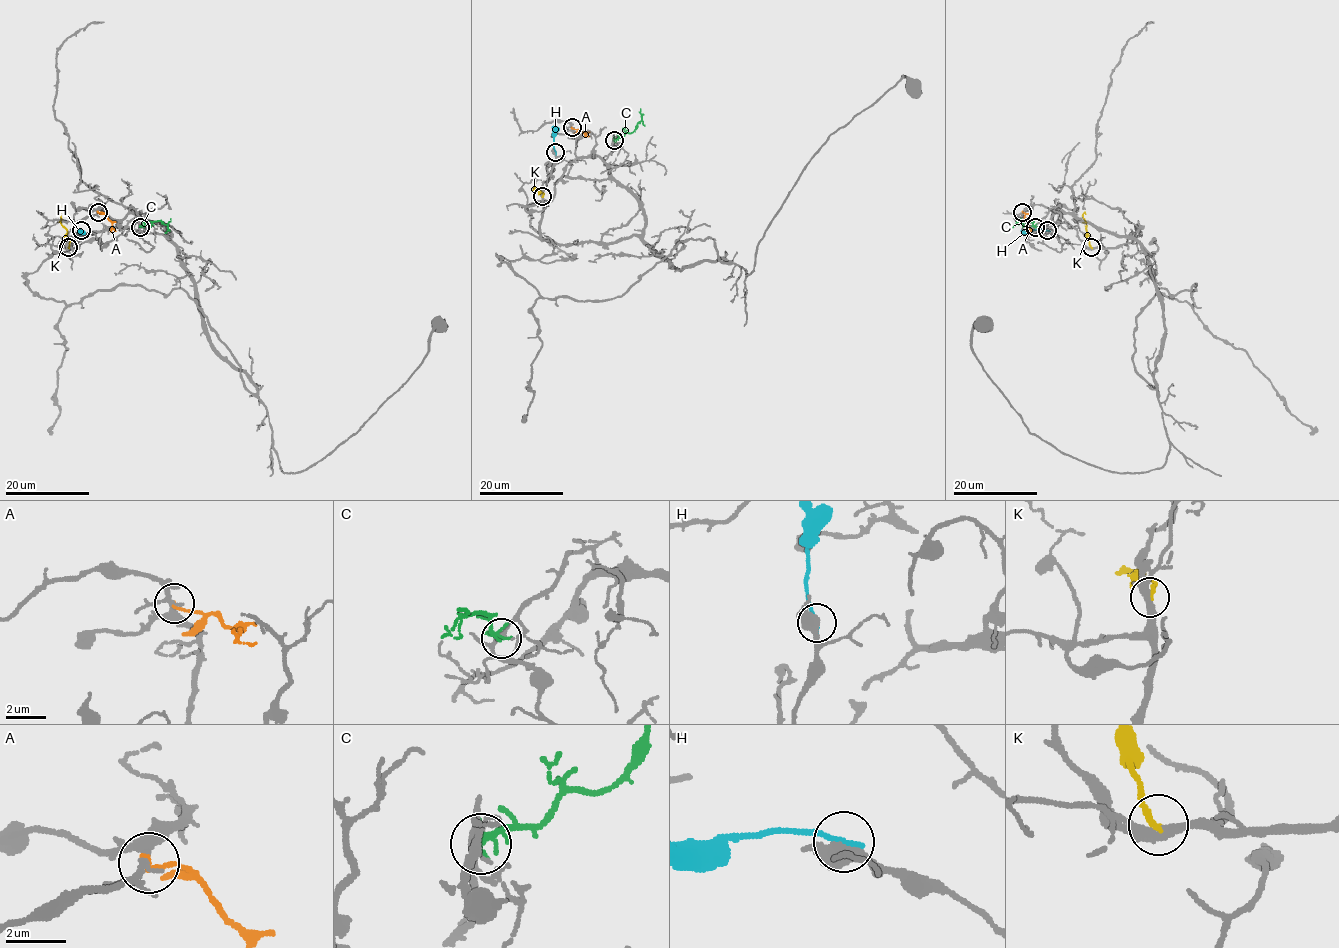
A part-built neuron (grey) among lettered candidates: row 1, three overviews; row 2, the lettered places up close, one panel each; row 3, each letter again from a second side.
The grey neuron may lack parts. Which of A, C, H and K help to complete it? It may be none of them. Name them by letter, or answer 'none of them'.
K

